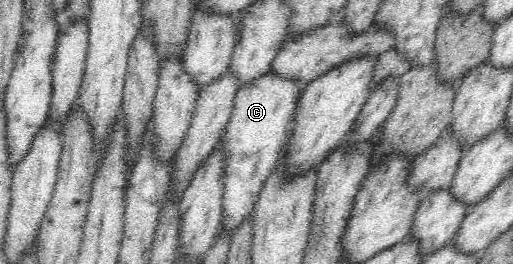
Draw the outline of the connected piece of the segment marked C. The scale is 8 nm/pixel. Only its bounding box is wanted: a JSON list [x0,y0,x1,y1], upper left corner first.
[219,70,303,241]

